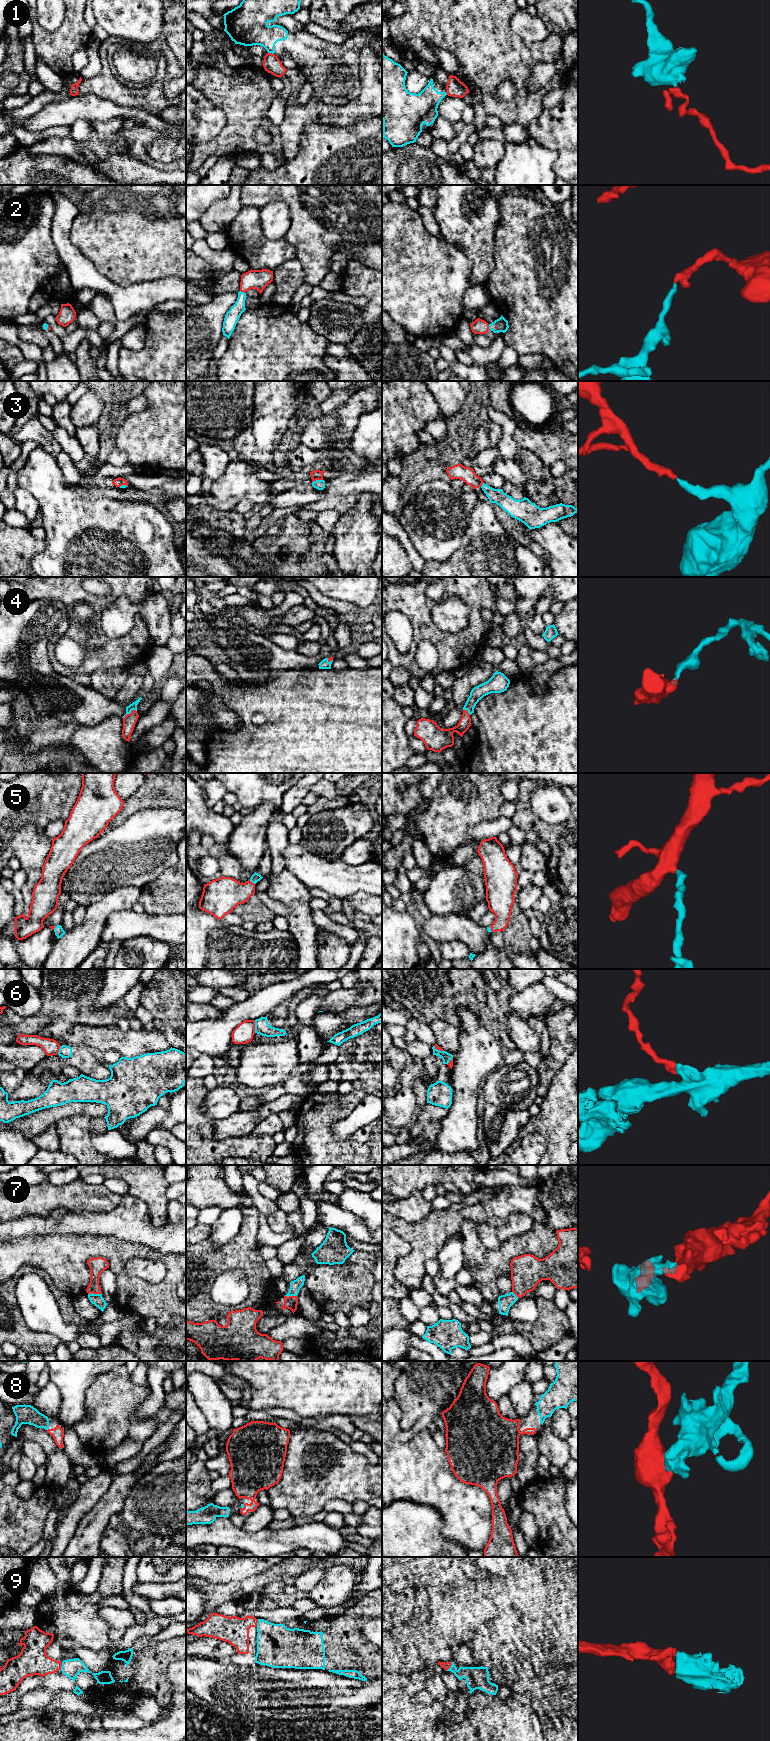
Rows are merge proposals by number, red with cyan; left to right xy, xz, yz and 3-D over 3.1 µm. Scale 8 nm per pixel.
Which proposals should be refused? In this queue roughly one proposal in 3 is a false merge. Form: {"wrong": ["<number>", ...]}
{"wrong": ["1", "6"]}

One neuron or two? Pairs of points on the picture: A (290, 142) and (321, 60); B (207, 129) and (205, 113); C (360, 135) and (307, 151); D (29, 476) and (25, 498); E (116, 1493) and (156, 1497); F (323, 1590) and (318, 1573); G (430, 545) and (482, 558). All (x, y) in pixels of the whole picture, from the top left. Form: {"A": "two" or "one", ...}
{"A": "two", "B": "one", "C": "one", "D": "two", "E": "two", "F": "two", "G": "two"}

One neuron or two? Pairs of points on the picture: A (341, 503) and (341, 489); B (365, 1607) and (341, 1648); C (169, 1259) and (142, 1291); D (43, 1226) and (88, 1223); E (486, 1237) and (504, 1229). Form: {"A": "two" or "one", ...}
{"A": "two", "B": "one", "C": "one", "D": "one", "E": "two"}

